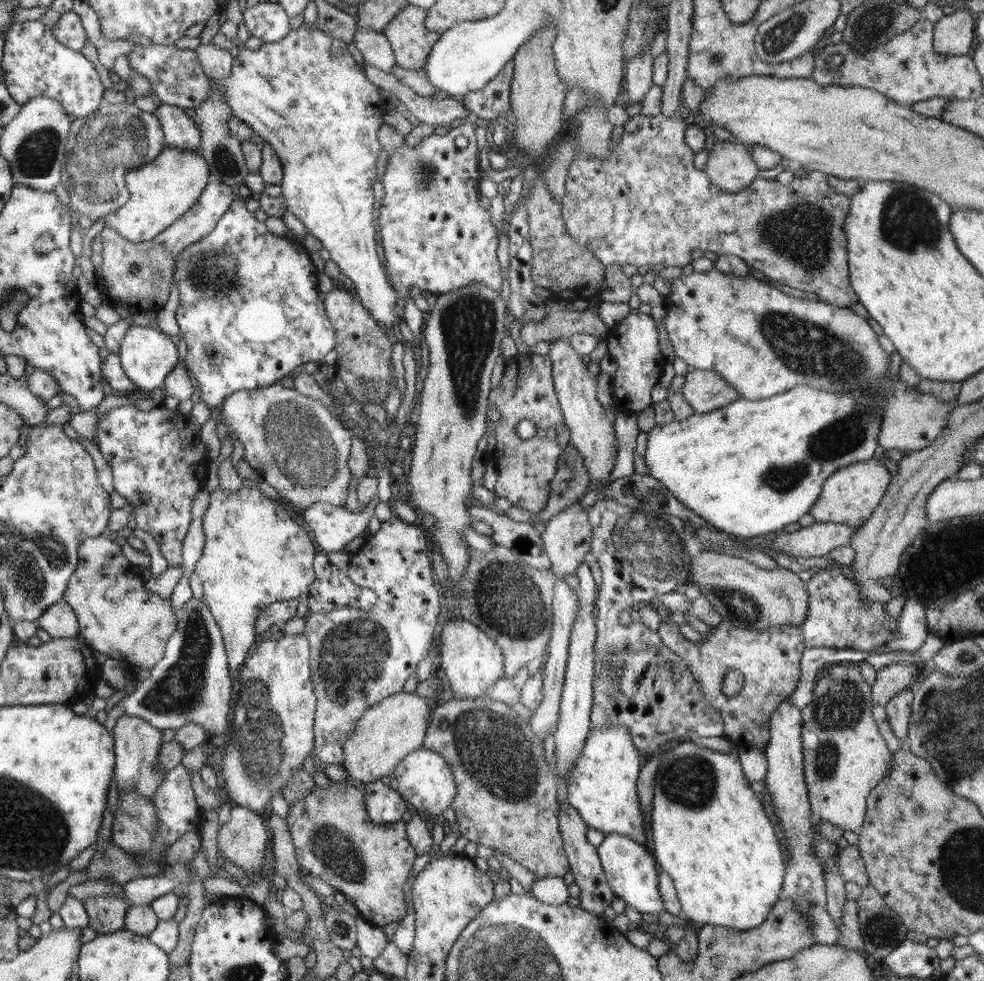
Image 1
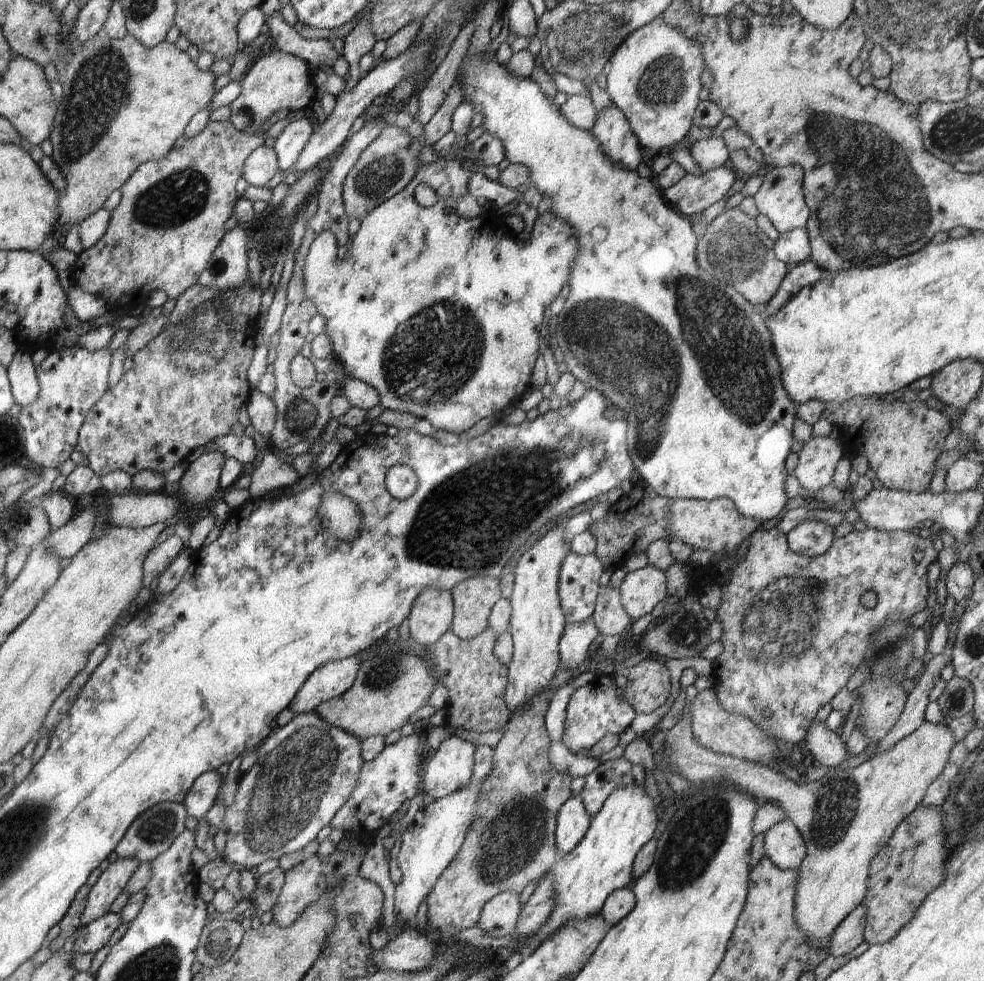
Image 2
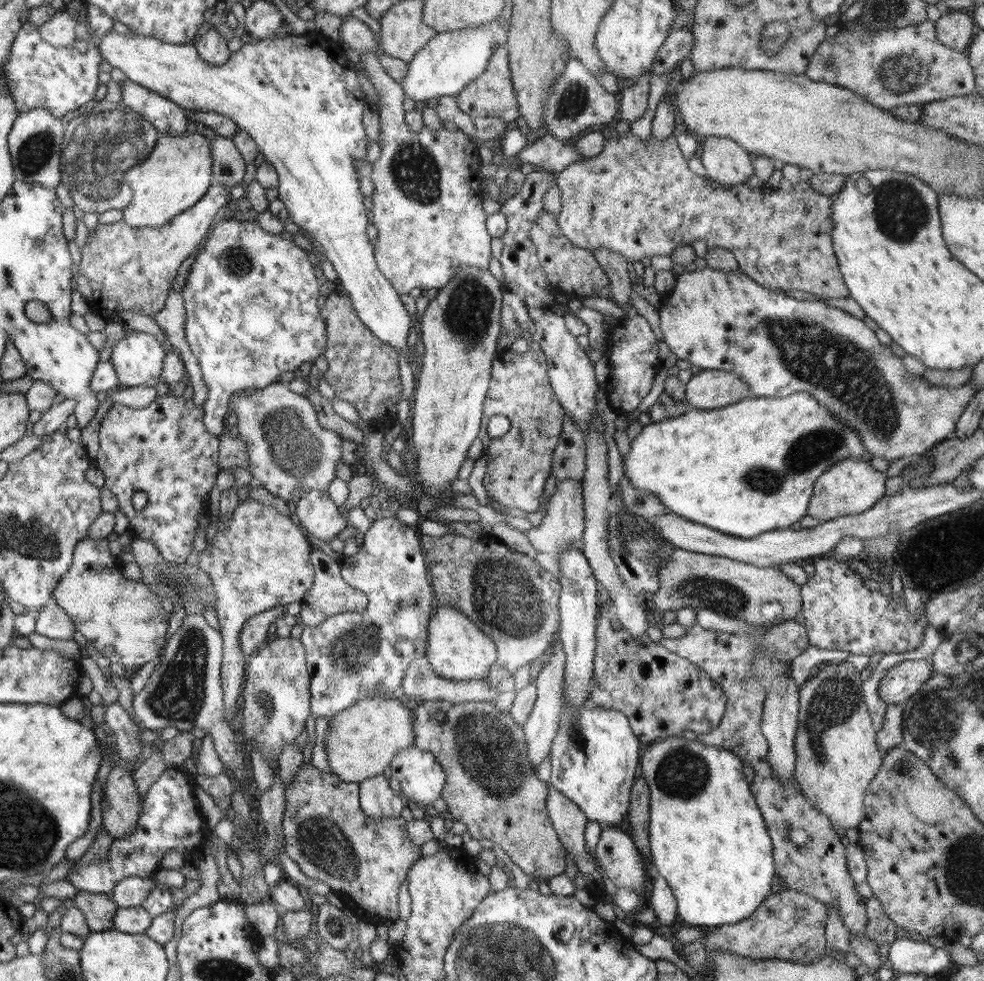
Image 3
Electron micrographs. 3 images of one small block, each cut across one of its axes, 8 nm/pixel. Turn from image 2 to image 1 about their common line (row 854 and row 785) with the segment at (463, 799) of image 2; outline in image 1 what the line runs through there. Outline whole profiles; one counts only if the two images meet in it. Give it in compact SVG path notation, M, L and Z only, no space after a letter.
M420 748L409 752L395 767L392 774L398 783L398 794L408 803L411 809L418 812L430 812L438 819L443 812L452 806L454 796L458 794L458 787L450 766L437 752Z

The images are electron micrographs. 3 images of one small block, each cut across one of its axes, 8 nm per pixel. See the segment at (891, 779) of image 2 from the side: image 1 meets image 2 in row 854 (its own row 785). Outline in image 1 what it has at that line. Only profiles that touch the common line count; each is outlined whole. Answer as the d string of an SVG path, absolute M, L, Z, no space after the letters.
M845 663L829 666L820 674L815 680L812 702L801 710L803 768L812 813L819 820L835 824L843 831L860 831L866 819L867 798L872 788L890 772L893 761L893 754L873 719L873 705L871 686L860 675L859 666L849 667Z

